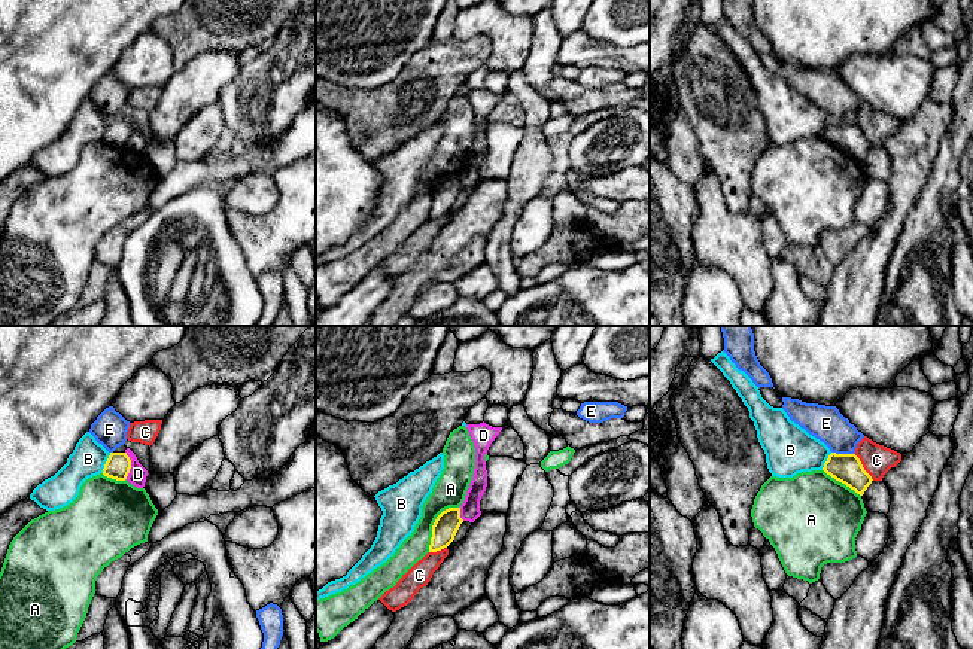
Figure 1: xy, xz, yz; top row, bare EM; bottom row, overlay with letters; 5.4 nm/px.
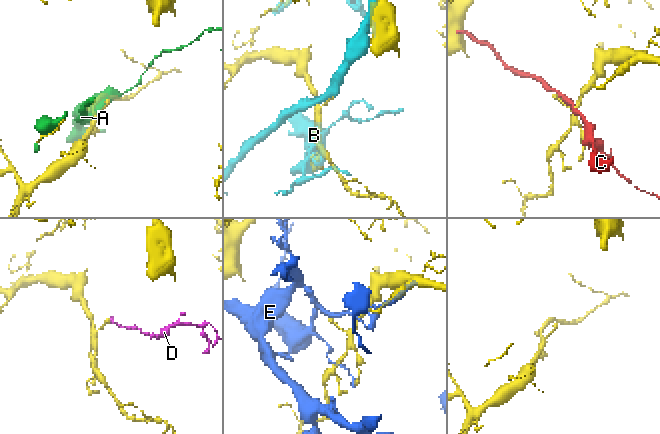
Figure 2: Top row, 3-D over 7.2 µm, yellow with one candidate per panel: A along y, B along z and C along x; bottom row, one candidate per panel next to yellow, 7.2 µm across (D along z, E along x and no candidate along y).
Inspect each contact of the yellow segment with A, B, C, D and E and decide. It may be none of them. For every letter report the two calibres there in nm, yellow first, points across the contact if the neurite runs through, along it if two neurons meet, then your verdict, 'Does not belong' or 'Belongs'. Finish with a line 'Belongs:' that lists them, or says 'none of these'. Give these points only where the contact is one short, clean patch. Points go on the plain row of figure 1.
A: Thickness 140 nm (yellow) against 180 nm. Does not belong
B: Thickness 140 nm (yellow) against 190 nm. Boundary: xy (111, 119), (102, 139). Does not belong
C: Thickness 160 nm (yellow) against 160 nm. Does not belong
D: Thickness 140 nm (yellow) against 100 nm. Boundary: xy (125, 118), (130, 127), (127, 145). Does not belong
E: Thickness 160 nm (yellow) against 190 nm. Does not belong
Belongs: none of these

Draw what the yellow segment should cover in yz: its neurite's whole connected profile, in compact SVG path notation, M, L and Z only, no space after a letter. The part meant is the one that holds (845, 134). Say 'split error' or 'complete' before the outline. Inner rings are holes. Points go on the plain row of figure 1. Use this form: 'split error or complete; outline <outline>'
complete; outline M831 119L824 130L823 137L860 162L864 161L864 158L873 147L872 143L864 137L860 125L855 121Z

